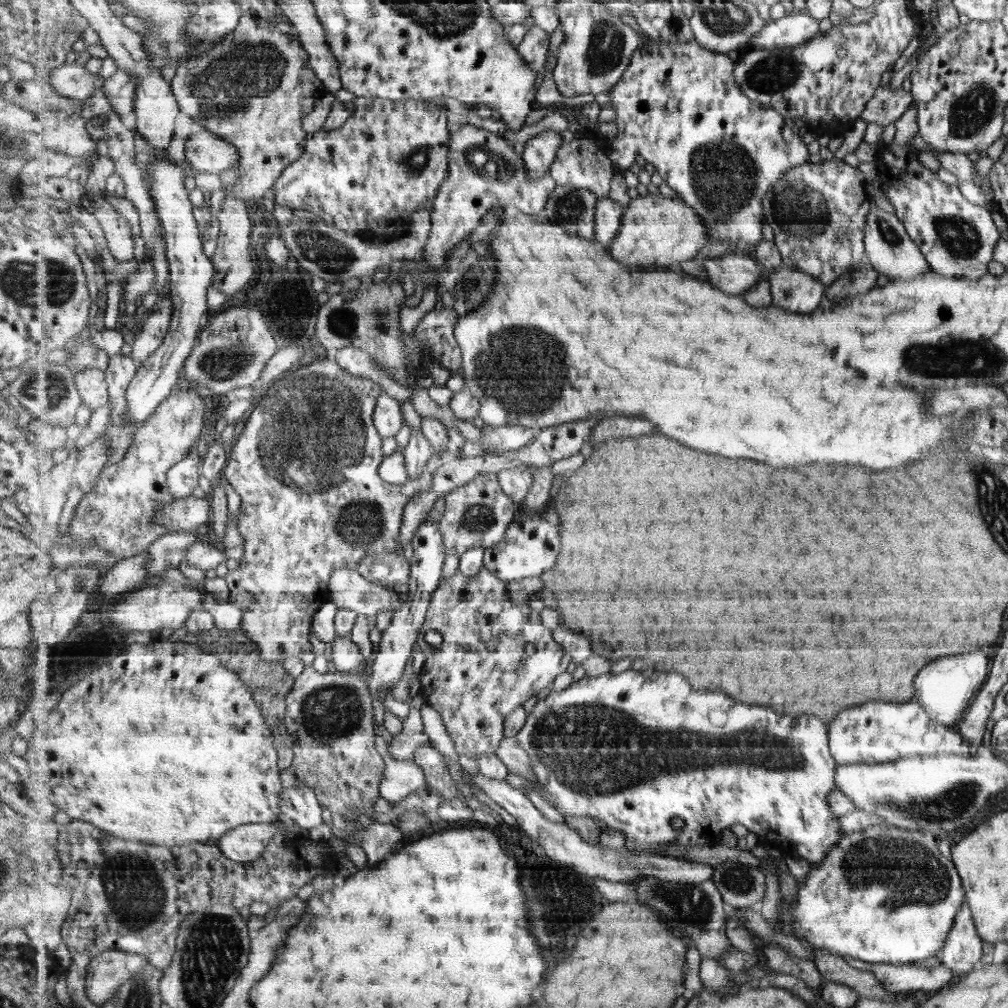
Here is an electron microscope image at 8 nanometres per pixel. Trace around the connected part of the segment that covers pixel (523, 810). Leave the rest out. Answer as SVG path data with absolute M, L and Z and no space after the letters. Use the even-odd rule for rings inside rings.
M478 771L472 775L474 783L487 793L498 805L512 815L535 842L538 842L546 853L557 862L568 864L578 873L584 873L591 878L601 878L610 882L631 883L635 878L649 878L655 876L659 880L669 882L683 882L687 884L702 884L713 881L716 867L707 863L690 862L687 859L665 857L659 854L645 854L639 850L631 850L627 846L620 849L607 848L594 842L585 842L575 830L571 830L566 823L549 820L535 804L529 800L522 790L516 789L506 780L495 780Z

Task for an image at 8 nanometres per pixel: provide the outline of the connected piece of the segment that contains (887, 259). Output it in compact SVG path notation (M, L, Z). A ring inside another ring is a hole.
M873 205L868 214L866 226L866 256L877 272L884 274L889 280L909 280L916 274L927 274L930 266L925 260L916 243L909 238L903 223L893 213L887 213Z

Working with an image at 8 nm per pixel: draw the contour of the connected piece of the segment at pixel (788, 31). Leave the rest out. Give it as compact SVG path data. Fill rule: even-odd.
M796 11L776 20L768 19L766 25L752 36L742 52L755 49L783 49L805 44L821 34L819 21L809 12Z

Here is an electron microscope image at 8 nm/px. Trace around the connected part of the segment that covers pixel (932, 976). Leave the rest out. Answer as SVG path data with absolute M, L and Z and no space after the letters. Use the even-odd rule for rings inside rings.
M870 963L870 970L877 981L890 994L907 990L939 991L952 984L956 977L942 963L935 967L917 968L911 964Z

